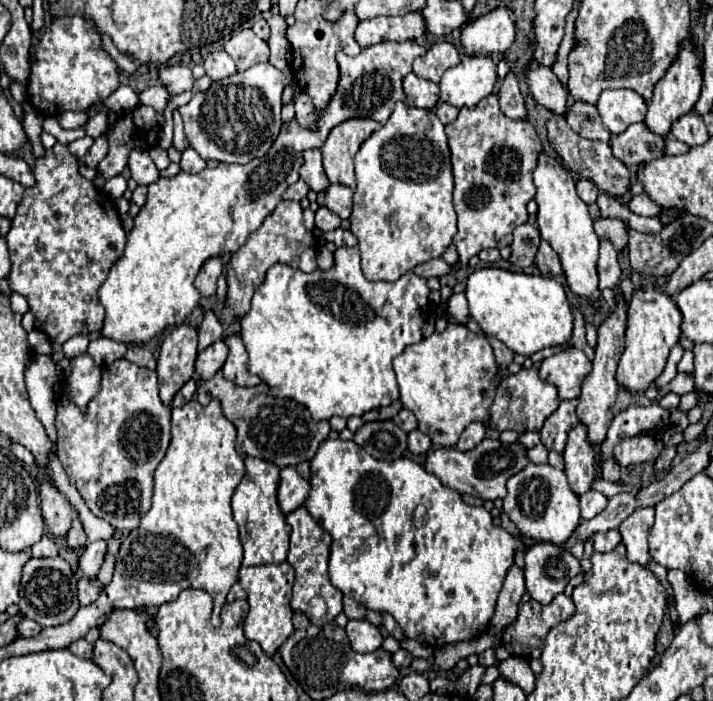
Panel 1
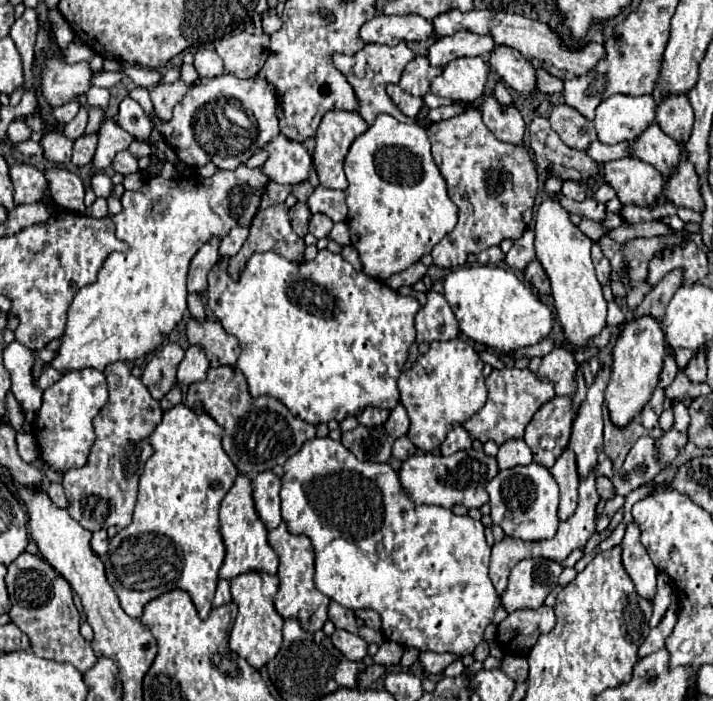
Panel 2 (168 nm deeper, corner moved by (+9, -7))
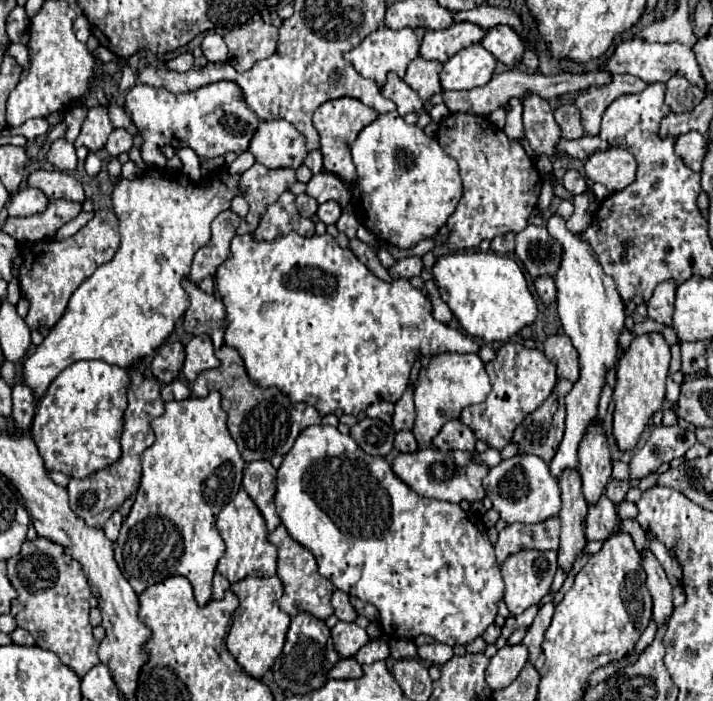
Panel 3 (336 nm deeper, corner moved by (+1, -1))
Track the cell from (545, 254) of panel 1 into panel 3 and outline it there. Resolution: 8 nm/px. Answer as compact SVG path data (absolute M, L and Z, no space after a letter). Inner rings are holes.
M538 277L536 283L536 293L540 297L540 301L548 307L552 301L556 301L556 287L554 287L554 279L552 277Z

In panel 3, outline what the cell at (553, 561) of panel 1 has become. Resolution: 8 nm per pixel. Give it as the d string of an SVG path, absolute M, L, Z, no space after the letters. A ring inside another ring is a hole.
M522 549L514 555L510 555L502 565L502 579L504 579L504 603L508 605L512 615L524 613L530 605L538 605L540 599L550 591L552 579L558 571L556 563L556 551L536 551L536 549Z

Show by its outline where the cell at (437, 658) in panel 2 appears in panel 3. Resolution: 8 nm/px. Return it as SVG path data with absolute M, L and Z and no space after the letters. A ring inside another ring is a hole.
M430 643L430 645L420 645L418 655L420 655L420 659L424 659L430 665L444 665L454 653L452 653L450 645Z

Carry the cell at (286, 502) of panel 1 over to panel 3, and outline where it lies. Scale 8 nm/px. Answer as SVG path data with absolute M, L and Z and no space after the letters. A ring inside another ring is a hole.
M270 461L246 463L242 489L260 509L270 533L280 525L280 517L276 515L276 507L274 507L274 481L276 481L276 469L272 467Z

